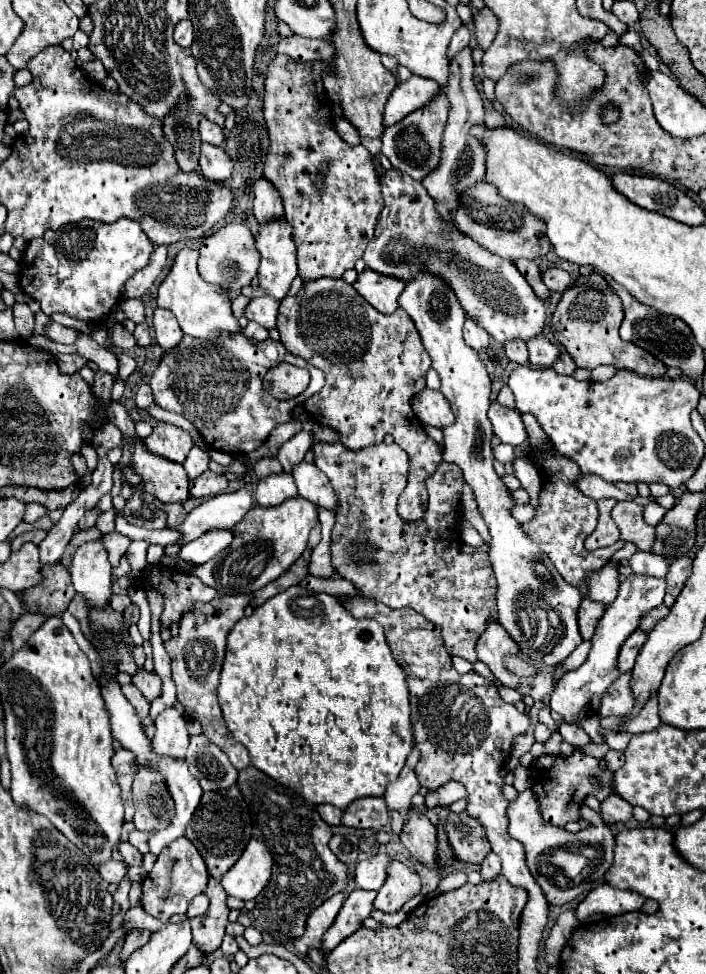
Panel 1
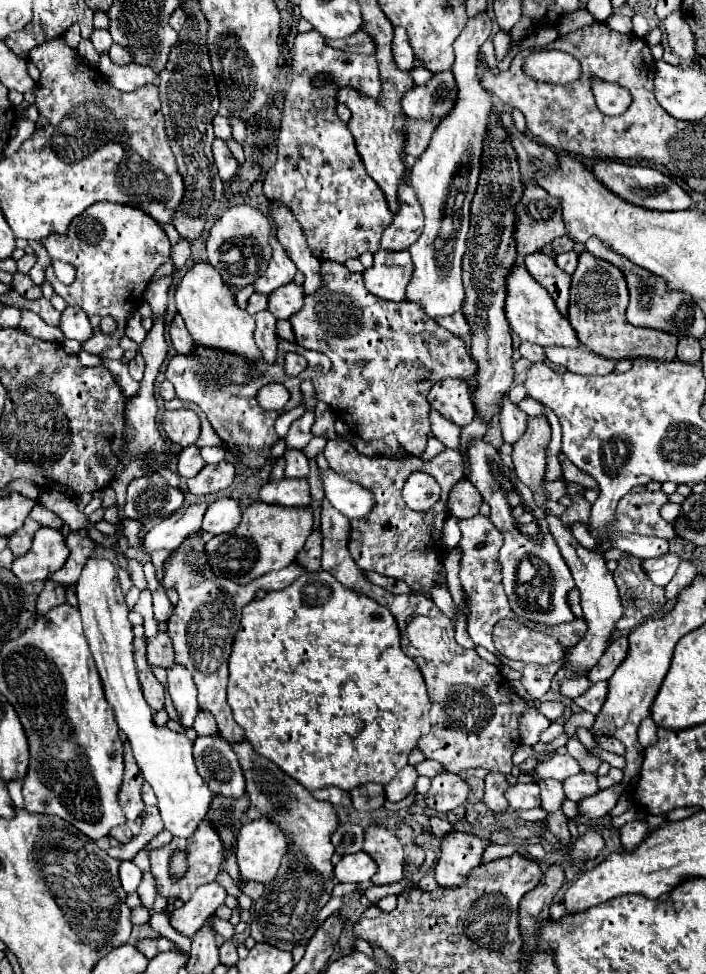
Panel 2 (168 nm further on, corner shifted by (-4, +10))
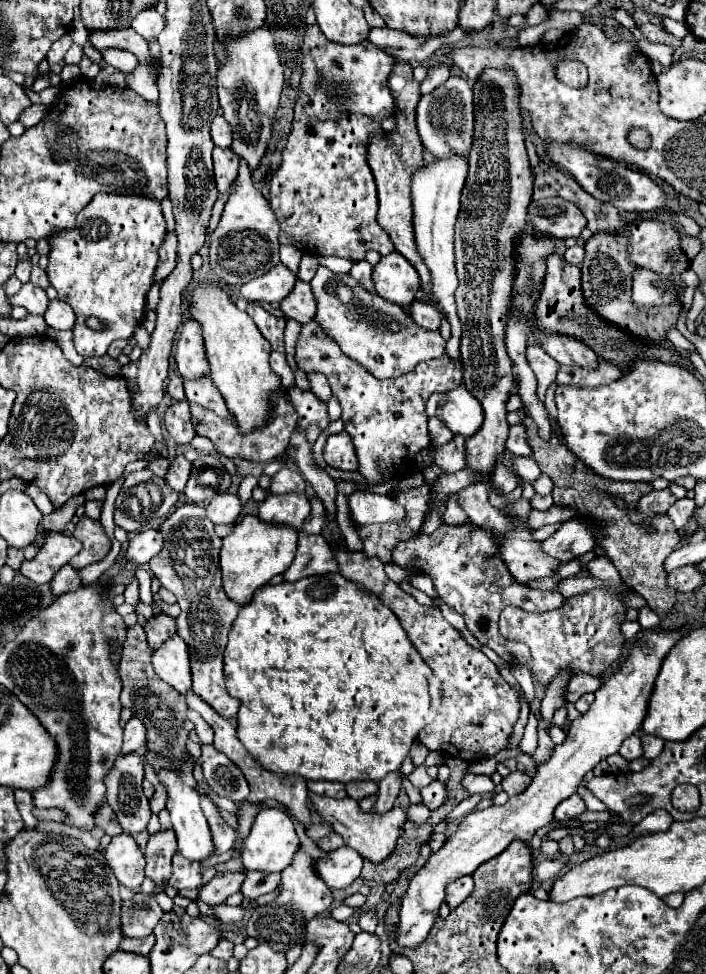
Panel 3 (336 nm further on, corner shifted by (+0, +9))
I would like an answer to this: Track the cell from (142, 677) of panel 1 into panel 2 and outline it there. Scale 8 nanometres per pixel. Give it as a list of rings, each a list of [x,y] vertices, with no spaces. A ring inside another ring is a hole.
[[[158,632],[154,638],[148,640],[148,664],[156,664],[162,668],[172,666],[174,662],[174,650],[172,640],[166,632]]]

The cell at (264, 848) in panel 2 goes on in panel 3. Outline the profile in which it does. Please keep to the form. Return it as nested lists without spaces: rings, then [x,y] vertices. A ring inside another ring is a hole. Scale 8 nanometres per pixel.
[[[262,809],[250,829],[250,835],[244,839],[242,847],[242,865],[248,871],[262,871],[262,873],[282,873],[294,859],[300,841],[294,831],[292,819],[282,809]]]

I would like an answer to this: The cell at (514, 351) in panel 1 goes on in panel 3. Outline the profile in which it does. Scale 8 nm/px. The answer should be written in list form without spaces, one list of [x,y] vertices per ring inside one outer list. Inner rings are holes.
[[[536,345],[528,347],[526,359],[528,359],[528,363],[530,363],[530,367],[532,367],[532,371],[534,371],[536,379],[538,379],[536,395],[538,395],[540,401],[544,401],[544,393],[546,393],[548,385],[556,379],[556,373],[558,373],[560,365],[550,355],[546,355],[542,347],[536,347]]]

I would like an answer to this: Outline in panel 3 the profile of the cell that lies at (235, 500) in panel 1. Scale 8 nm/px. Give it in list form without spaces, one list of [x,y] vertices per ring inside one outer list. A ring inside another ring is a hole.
[[[146,529],[146,531],[136,533],[130,539],[126,559],[138,567],[138,565],[148,563],[152,557],[156,557],[162,551],[162,547],[164,547],[164,539],[162,539],[160,531],[158,529]]]

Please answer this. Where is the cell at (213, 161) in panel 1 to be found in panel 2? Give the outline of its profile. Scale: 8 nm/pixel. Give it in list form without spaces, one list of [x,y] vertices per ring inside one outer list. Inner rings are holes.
[[[214,140],[214,160],[216,160],[216,166],[218,166],[218,172],[220,172],[220,178],[226,182],[230,180],[236,170],[238,170],[238,162],[236,158],[232,156],[232,152],[228,150],[226,142],[224,140]]]

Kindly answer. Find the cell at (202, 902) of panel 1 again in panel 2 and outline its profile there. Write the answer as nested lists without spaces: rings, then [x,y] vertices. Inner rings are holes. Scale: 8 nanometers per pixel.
[[[210,882],[200,886],[194,896],[178,910],[170,914],[170,924],[176,928],[180,934],[192,938],[210,916],[214,916],[216,908],[224,904],[226,900],[226,890],[218,882]]]

